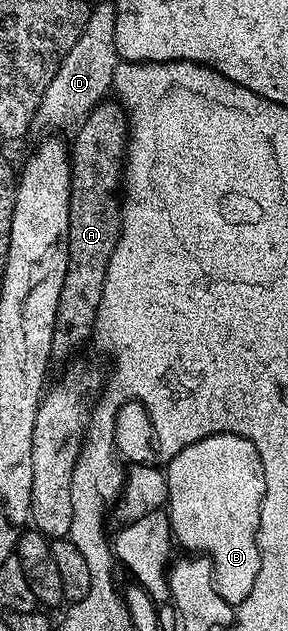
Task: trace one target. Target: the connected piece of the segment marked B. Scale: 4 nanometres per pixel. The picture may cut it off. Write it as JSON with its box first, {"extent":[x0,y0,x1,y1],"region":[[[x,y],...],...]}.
{"extent":[170,432,270,614],"region":[[[211,432],[200,435],[185,446],[172,448],[174,465],[170,469],[172,491],[172,517],[182,541],[202,557],[214,557],[218,579],[216,595],[228,603],[237,614],[246,603],[249,594],[261,574],[262,565],[262,511],[266,511],[266,495],[270,495],[269,479],[264,474],[263,462],[256,447],[248,437],[231,432]]]}

